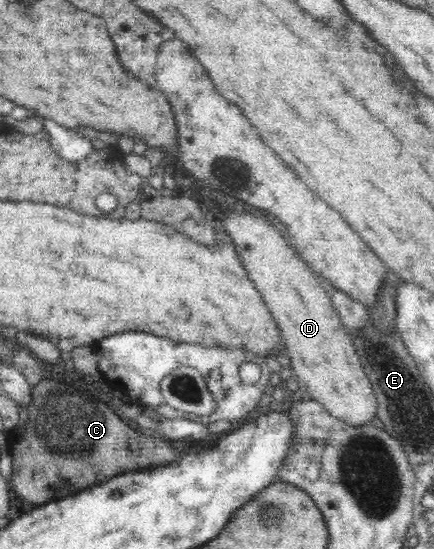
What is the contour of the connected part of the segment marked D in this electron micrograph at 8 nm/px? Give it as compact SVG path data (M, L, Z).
M223 212L216 223L226 231L228 239L233 241L250 282L254 282L254 286L262 294L264 302L268 304L268 310L272 312L274 320L278 322L278 328L284 334L288 356L292 358L292 377L297 381L300 392L320 403L332 416L350 425L362 426L369 423L377 414L377 397L373 393L370 379L364 372L352 338L342 324L330 294L322 290L318 281L319 275L302 260L292 245L291 238L286 239L264 218L246 212Z

